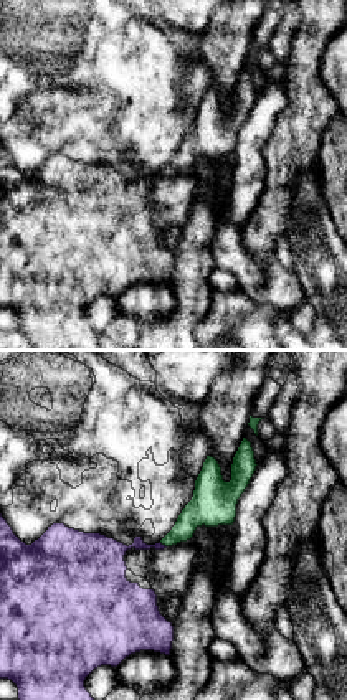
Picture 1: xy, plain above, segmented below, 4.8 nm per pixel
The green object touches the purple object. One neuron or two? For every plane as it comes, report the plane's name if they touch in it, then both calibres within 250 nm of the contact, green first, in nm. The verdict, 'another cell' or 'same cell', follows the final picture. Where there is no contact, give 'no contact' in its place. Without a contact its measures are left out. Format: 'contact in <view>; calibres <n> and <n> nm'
contact in xy; calibres 140 and 120 nm

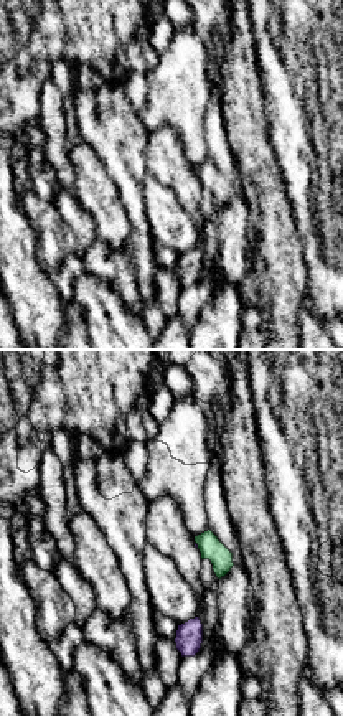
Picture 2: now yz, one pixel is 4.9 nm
contact in yz; calibres 110 and 20 nm

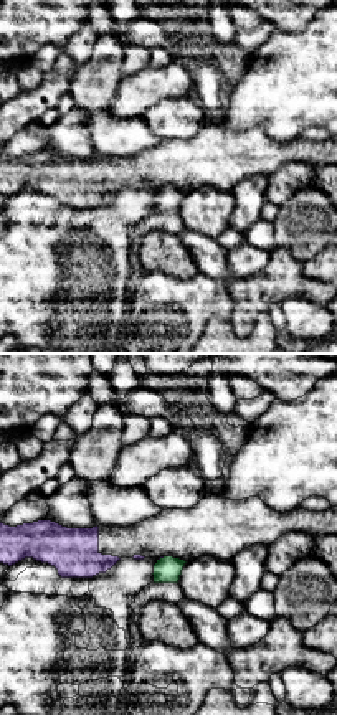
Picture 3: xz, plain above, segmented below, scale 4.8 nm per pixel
contact in xz; calibres 130 and 20 nm

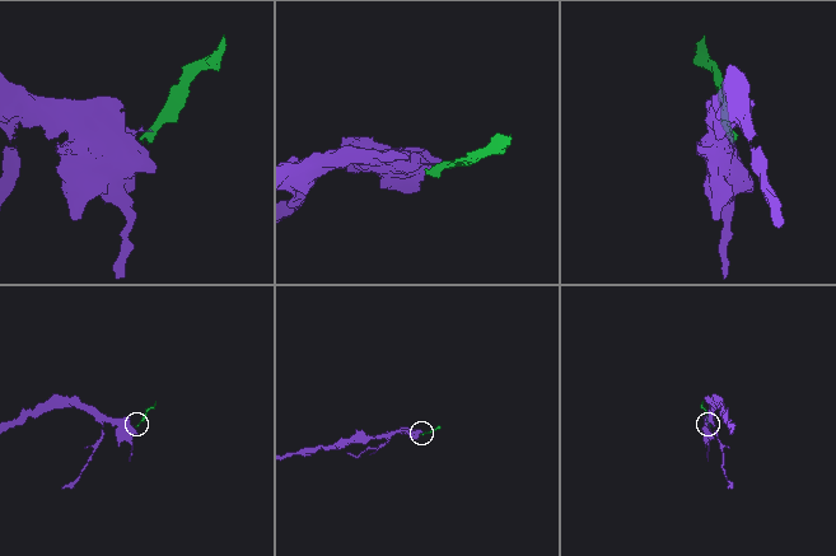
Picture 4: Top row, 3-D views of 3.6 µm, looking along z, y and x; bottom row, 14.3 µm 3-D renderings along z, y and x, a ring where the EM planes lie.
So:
another cell

